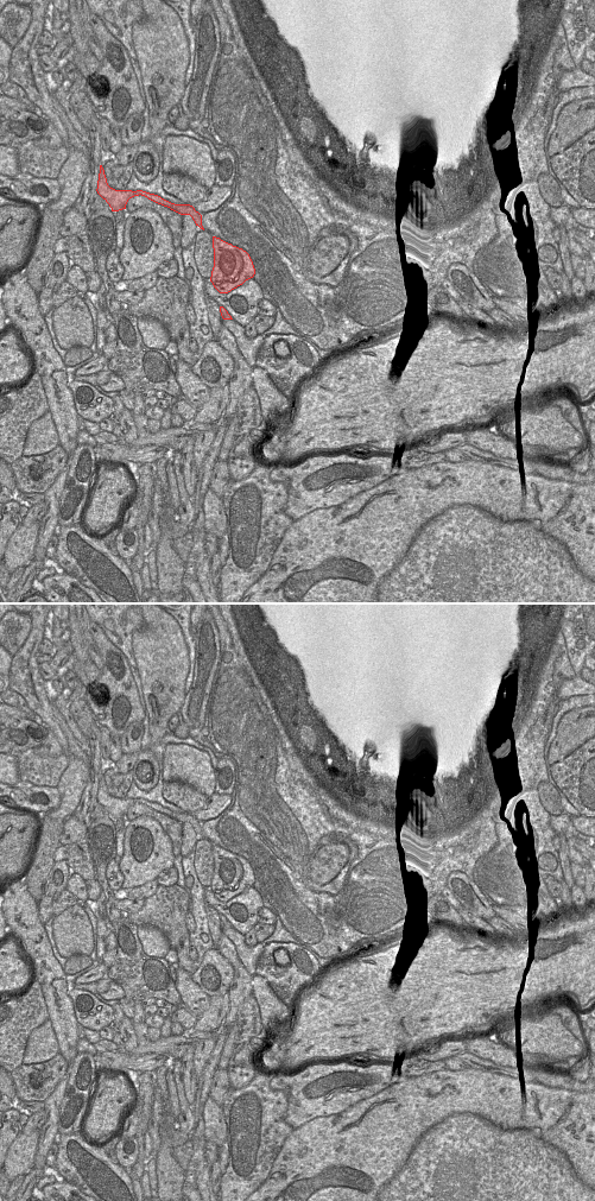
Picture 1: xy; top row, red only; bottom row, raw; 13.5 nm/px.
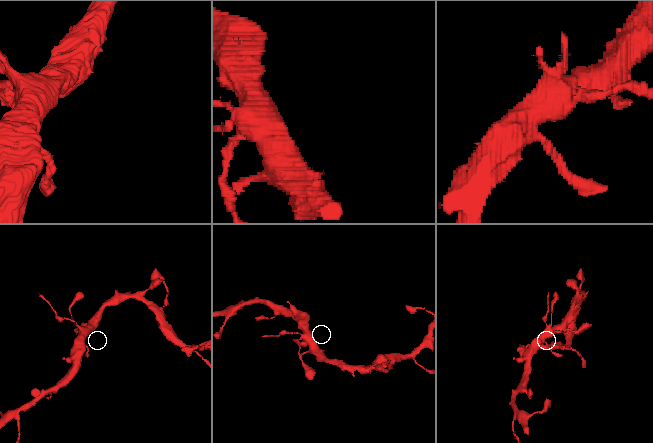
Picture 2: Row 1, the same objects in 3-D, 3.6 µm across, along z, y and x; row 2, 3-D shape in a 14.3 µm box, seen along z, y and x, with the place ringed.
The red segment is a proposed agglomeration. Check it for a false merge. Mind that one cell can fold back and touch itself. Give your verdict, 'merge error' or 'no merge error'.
merge error

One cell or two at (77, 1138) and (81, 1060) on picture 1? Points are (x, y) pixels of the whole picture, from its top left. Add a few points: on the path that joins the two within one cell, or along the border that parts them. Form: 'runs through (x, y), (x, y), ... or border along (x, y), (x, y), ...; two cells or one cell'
border along (81, 1131), (58, 1135); two cells

